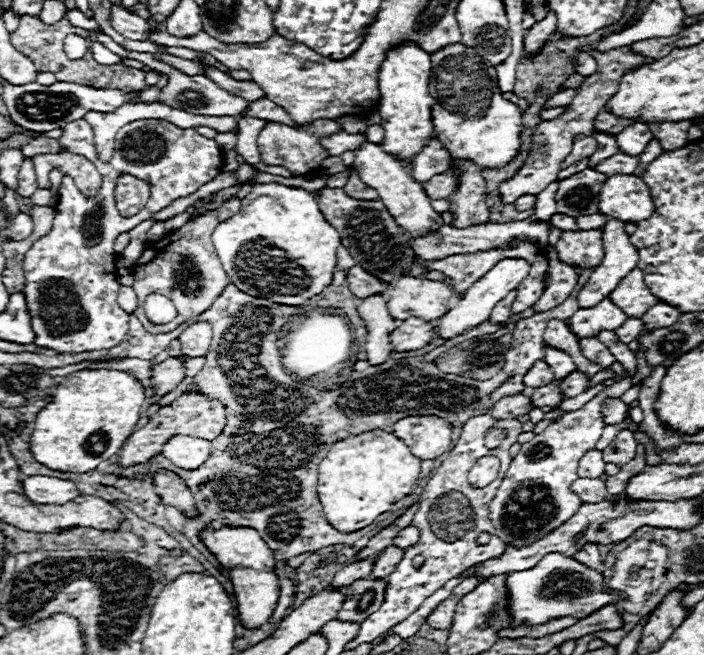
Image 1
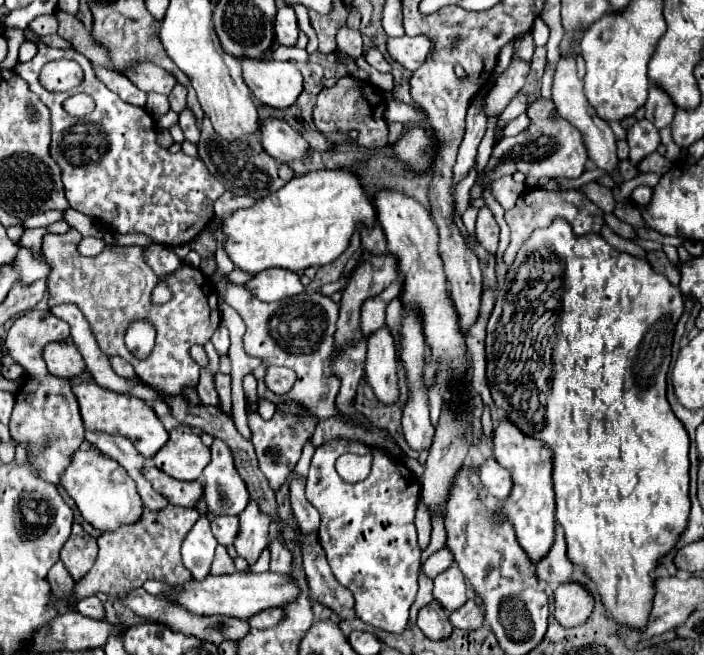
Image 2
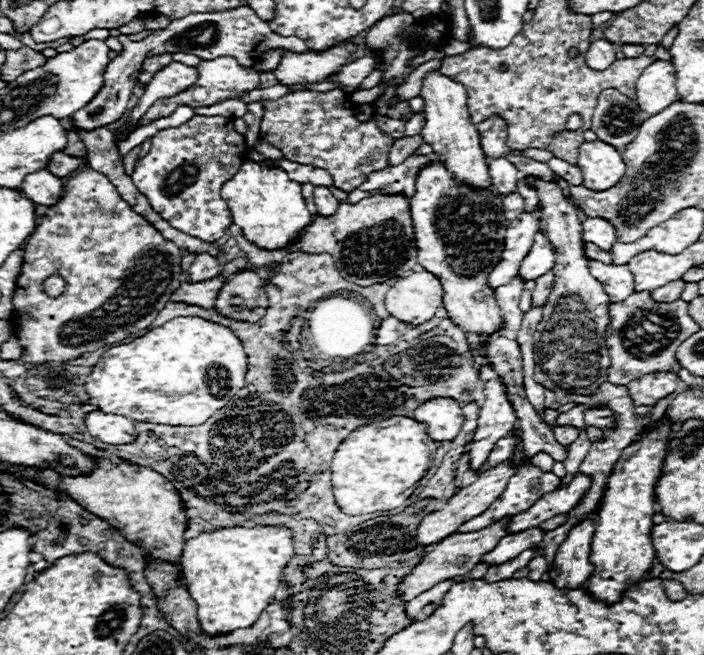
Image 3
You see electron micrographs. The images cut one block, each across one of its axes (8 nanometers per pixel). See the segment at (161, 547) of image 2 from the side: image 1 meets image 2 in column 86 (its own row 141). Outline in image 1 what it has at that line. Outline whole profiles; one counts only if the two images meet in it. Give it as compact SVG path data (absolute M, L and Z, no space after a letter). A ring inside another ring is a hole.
M582 134L582 136L574 138L572 152L568 154L564 166L570 166L570 164L578 162L578 158L588 158L588 156L592 156L594 150L596 150L596 140L594 140L592 136L584 136L584 134Z

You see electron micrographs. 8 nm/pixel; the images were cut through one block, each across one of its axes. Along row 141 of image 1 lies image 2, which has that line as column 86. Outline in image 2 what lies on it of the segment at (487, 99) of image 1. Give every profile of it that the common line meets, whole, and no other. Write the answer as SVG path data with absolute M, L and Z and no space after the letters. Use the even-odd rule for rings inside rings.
M82 442L82 446L76 450L70 466L60 476L60 484L72 496L84 520L88 520L100 532L140 518L142 502L140 494L136 494L136 484L132 482L132 478L124 474L124 468L116 460L108 458L88 442Z

